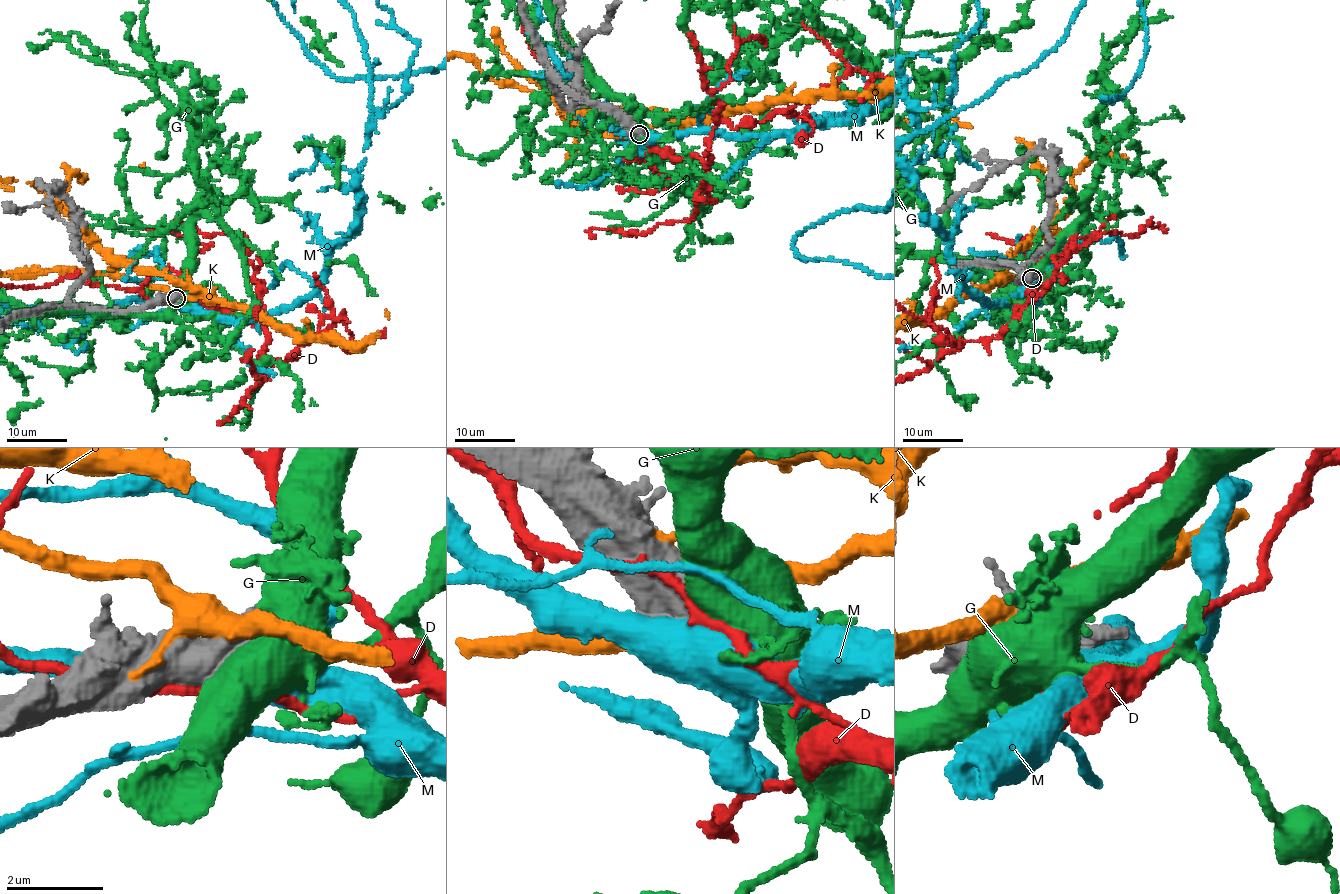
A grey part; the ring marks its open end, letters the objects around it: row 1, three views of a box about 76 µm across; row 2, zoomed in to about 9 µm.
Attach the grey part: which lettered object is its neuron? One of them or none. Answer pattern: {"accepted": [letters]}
{"accepted": []}

